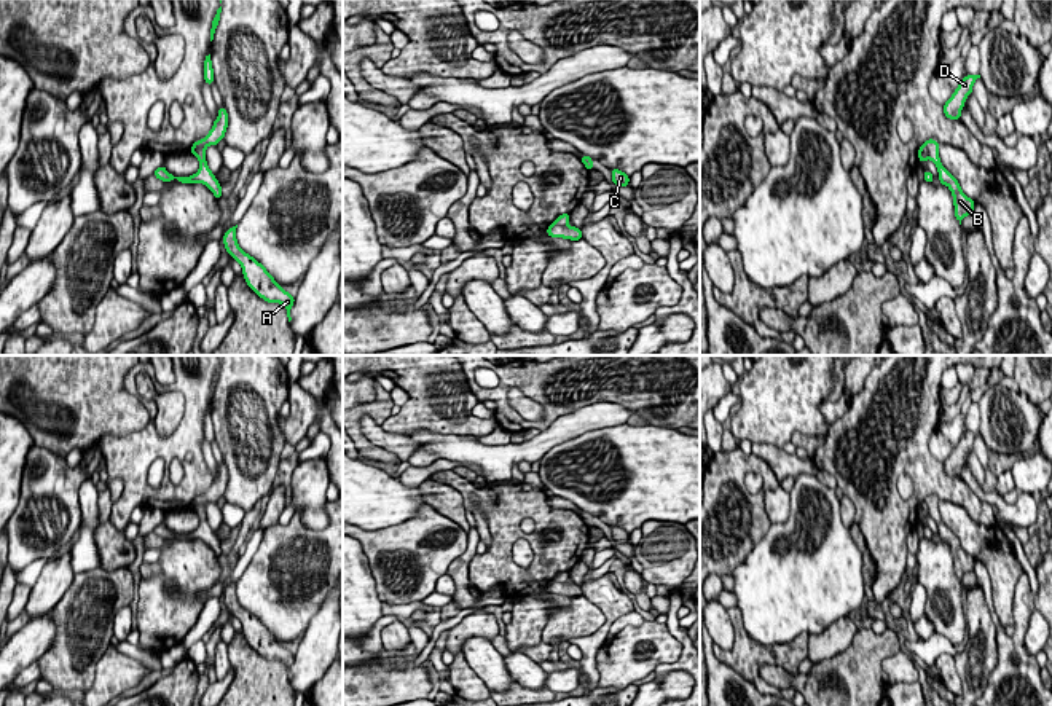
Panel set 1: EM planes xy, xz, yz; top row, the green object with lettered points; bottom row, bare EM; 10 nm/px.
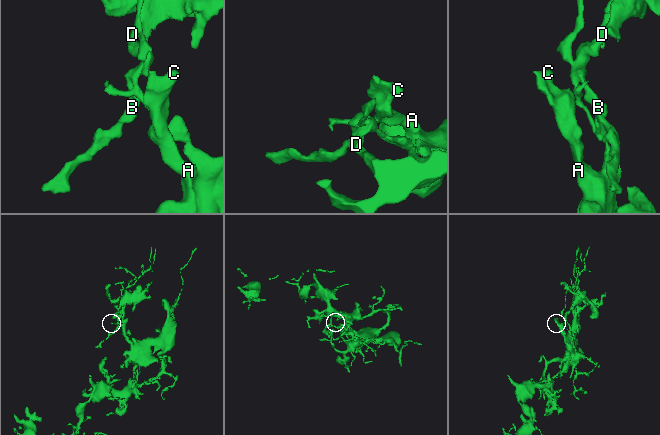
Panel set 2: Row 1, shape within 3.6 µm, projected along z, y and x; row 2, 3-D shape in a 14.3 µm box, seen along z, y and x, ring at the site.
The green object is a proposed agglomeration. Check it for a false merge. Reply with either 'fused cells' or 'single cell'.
single cell

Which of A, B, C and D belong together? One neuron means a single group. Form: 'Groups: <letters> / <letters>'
Groups: A B C D

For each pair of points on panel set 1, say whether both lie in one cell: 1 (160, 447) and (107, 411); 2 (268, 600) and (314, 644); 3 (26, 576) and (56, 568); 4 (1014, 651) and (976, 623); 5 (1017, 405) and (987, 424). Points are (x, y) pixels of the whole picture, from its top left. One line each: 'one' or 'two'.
1: two
2: two
3: two
4: two
5: one

